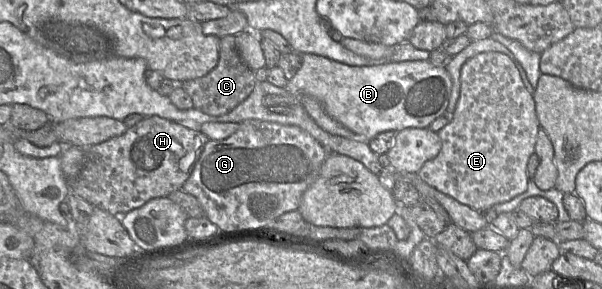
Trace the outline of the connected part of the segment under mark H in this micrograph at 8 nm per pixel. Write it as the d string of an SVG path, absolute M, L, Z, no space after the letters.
M159 116L145 117L123 135L85 149L83 168L78 177L69 182L70 193L94 207L120 217L154 198L167 197L182 188L209 141L208 137L199 131L199 127L192 120L175 122Z

